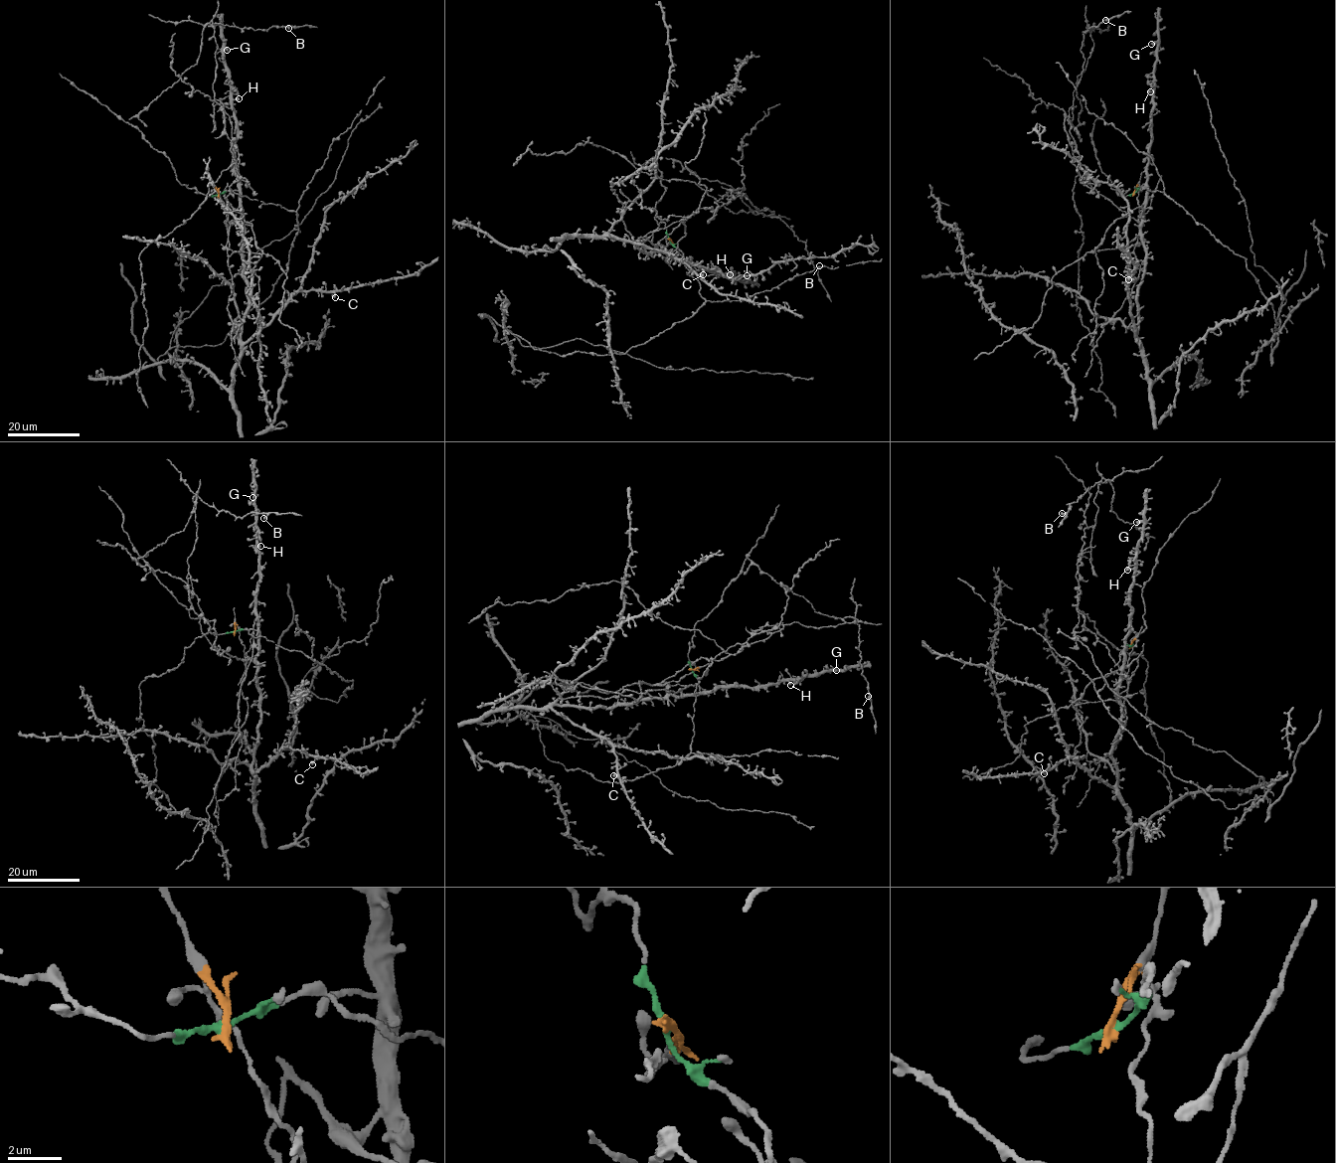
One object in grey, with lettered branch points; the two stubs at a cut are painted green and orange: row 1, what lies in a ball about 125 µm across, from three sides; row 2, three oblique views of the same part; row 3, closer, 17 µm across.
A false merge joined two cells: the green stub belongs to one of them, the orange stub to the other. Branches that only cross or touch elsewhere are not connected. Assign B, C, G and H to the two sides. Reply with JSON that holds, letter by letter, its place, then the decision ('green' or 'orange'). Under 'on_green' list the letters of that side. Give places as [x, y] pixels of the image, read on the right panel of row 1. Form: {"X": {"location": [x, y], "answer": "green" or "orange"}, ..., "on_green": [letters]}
{"B": {"location": [1105, 20], "answer": "orange"}, "C": {"location": [1128, 279], "answer": "green"}, "G": {"location": [1151, 44], "answer": "green"}, "H": {"location": [1150, 91], "answer": "green"}, "on_green": ["C", "G", "H"]}

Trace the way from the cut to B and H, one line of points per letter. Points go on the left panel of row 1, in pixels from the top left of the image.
B: (218, 195), (229, 228), (239, 158), (215, 98), (210, 23), (288, 29)
H: (218, 195), (239, 189), (239, 175), (235, 169), (236, 116), (233, 99), (240, 98)

